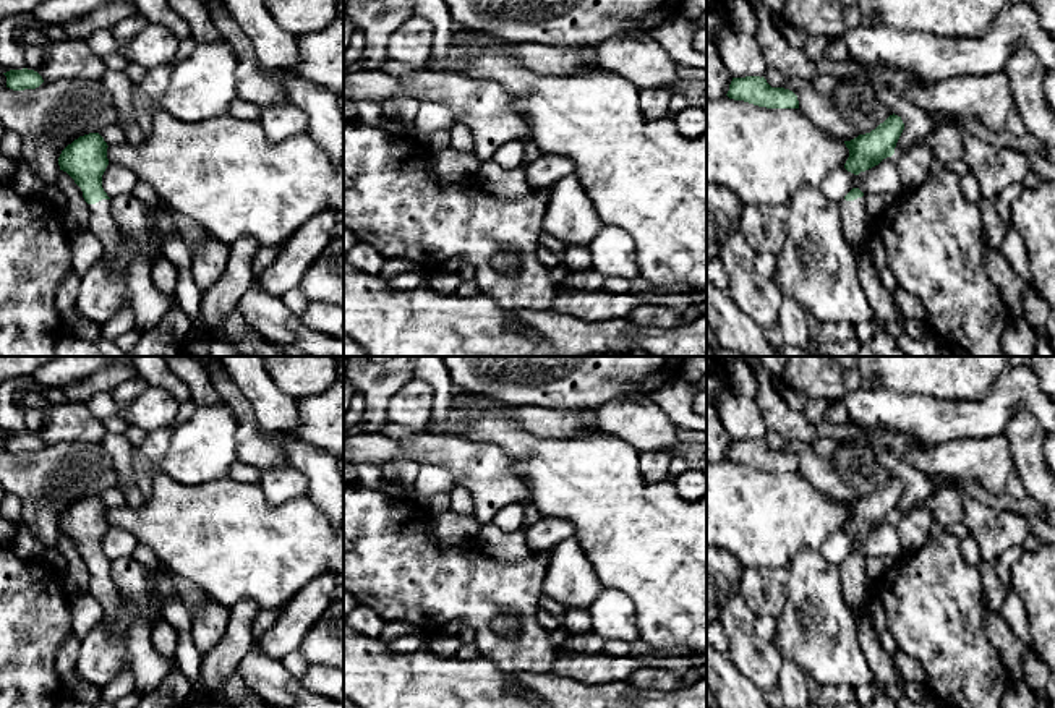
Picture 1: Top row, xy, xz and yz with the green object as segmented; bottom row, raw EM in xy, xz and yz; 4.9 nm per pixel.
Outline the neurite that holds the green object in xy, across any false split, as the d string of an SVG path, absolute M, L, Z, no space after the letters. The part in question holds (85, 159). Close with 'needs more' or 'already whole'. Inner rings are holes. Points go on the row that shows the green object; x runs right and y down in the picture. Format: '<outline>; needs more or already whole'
M99 133L79 136L62 151L58 165L83 191L91 212L88 230L100 240L102 258L115 261L122 251L122 235L110 212L112 199L102 188L109 165L107 147Z; needs more

